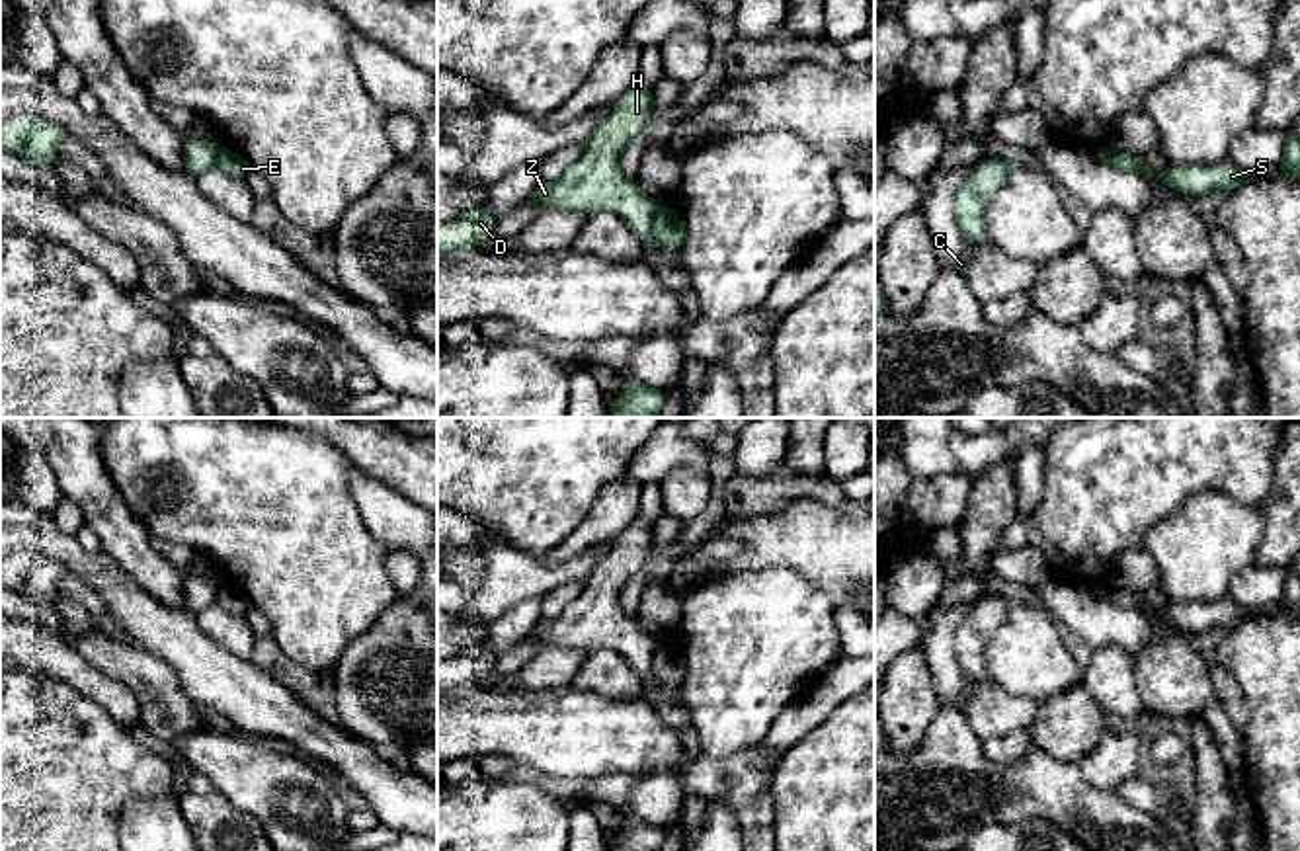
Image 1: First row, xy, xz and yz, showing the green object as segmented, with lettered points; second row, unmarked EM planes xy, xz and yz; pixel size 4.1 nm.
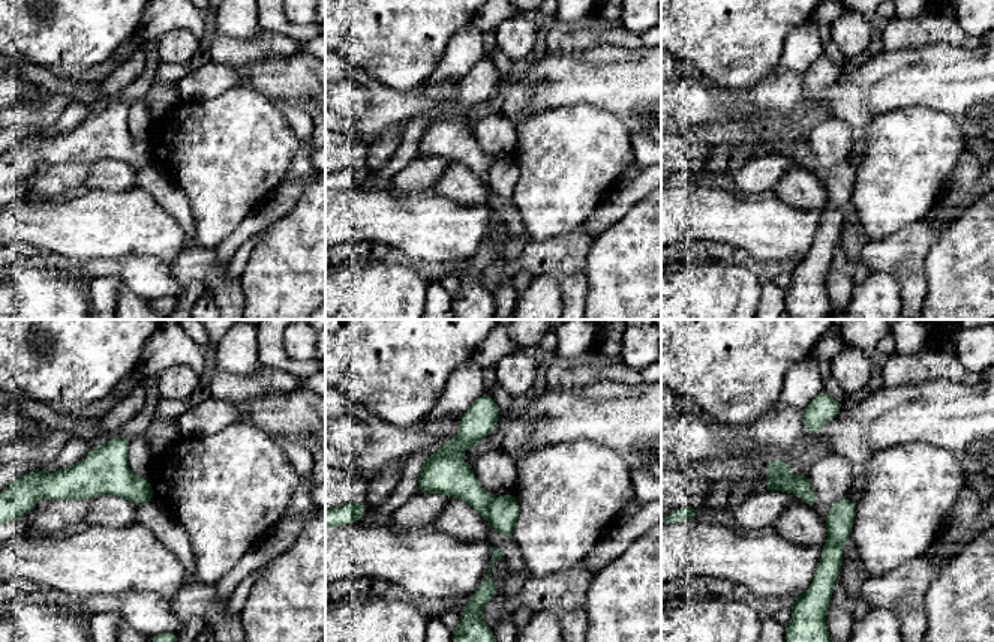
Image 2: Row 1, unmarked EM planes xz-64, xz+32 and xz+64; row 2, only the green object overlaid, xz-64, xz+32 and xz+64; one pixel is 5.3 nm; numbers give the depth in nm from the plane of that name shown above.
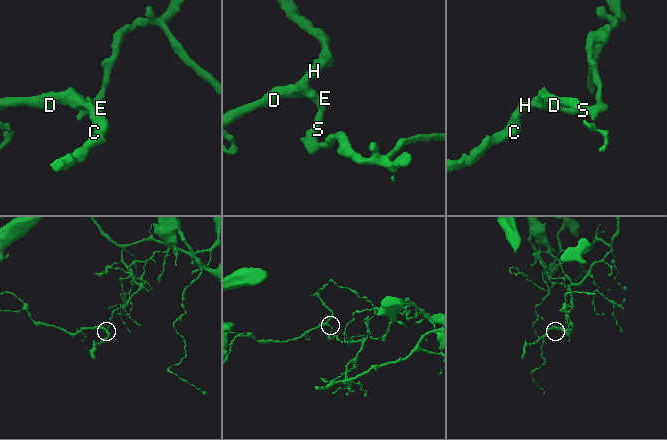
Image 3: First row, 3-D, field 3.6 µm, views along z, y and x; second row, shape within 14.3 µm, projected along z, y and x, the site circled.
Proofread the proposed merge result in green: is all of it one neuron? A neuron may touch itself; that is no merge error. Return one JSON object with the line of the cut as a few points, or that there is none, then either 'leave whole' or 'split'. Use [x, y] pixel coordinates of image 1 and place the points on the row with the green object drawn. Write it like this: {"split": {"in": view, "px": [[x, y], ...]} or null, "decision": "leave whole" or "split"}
{"split": {"in": "xz", "px": [[660, 205], [649, 235]]}, "decision": "split"}

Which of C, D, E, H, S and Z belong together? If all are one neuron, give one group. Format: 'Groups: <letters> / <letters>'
Groups: C D H Z / E S

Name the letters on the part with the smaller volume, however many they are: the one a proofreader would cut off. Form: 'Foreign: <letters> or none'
Foreign: C, D, H, Z

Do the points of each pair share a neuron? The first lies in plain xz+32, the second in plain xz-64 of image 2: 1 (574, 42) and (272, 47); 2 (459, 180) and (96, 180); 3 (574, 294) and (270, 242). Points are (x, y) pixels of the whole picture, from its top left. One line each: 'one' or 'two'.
1: one
2: one
3: two

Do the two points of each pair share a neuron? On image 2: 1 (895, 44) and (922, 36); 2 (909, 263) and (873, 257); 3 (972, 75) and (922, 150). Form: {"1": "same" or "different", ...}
{"1": "same", "2": "same", "3": "different"}

